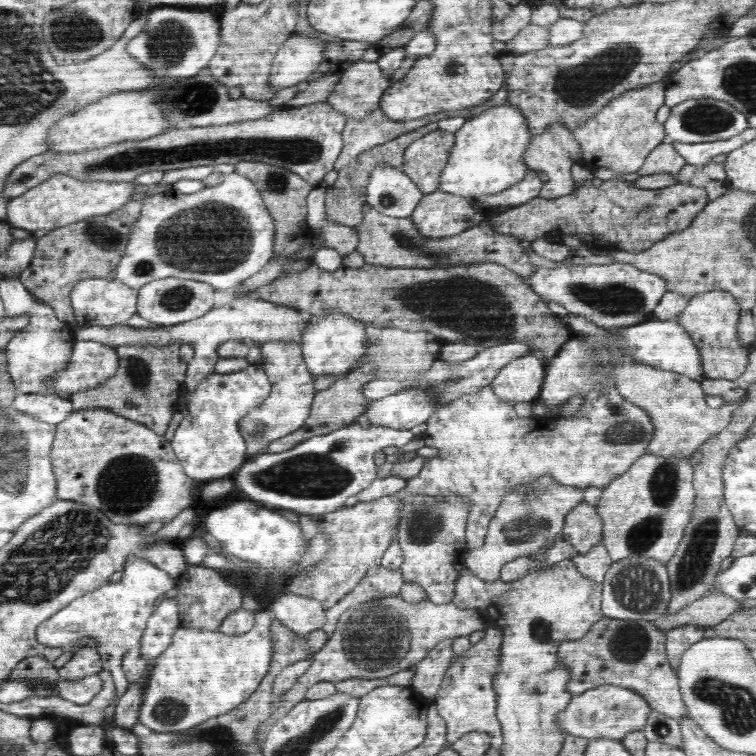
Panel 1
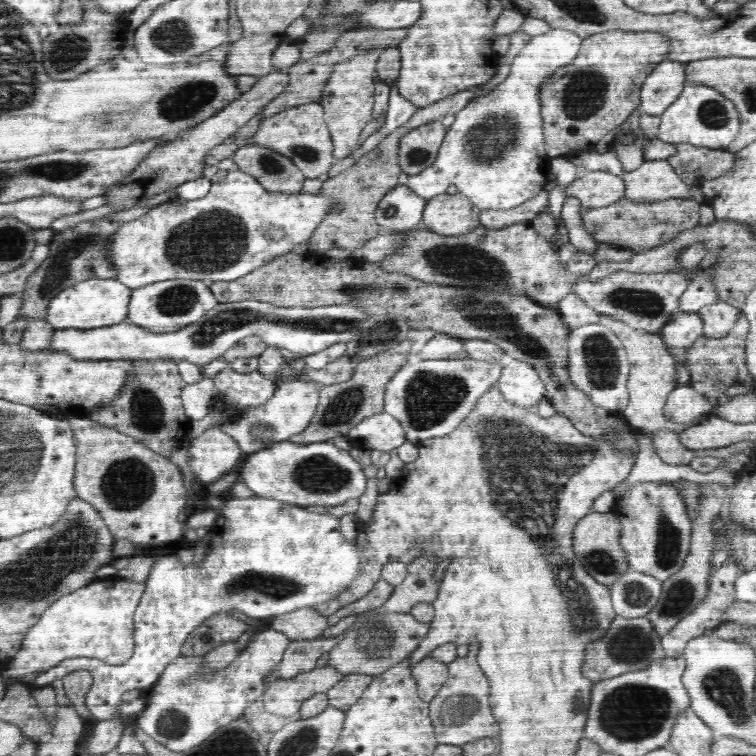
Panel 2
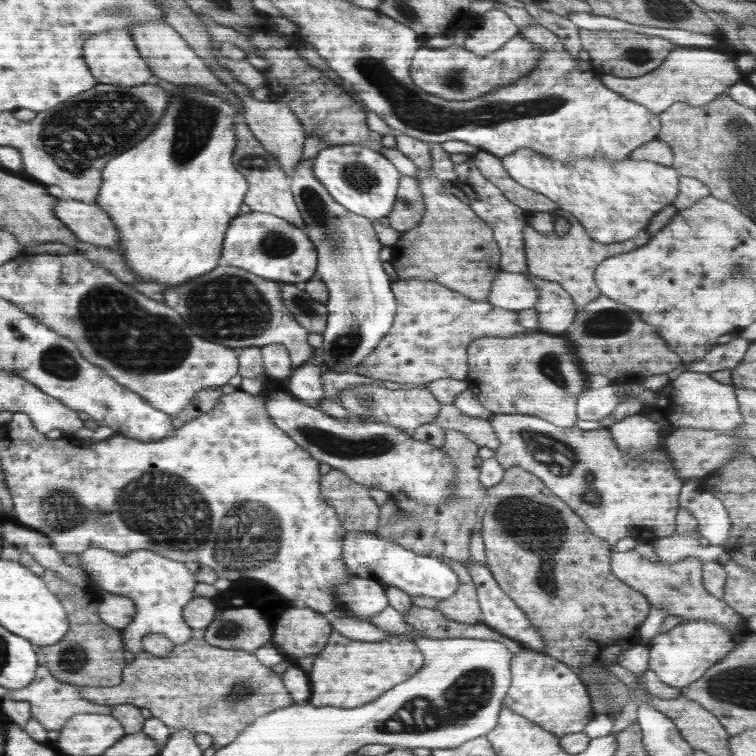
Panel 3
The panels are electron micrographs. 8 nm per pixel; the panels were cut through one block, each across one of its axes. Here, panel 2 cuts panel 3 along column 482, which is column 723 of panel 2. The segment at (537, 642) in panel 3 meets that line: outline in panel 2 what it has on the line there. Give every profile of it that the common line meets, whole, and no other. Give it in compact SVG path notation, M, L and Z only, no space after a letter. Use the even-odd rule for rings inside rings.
M726 562L721 568L714 571L712 578L710 578L710 585L708 587L707 595L697 604L697 607L683 618L668 634L662 636L662 647L666 653L666 657L674 658L679 657L685 653L686 646L690 640L698 638L709 633L709 629L715 629L716 627L728 622L724 618L724 612L728 610L728 606L732 602L736 602L736 591L734 590L734 584L737 577L742 573L742 569L732 562Z

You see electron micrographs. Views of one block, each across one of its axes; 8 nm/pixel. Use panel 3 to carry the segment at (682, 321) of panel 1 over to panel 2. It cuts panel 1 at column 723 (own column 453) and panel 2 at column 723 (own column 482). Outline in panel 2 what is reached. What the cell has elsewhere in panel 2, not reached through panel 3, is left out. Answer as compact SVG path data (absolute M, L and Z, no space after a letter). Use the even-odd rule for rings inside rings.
M723 301L701 308L698 315L704 321L703 335L717 339L730 334L741 313L741 307Z

